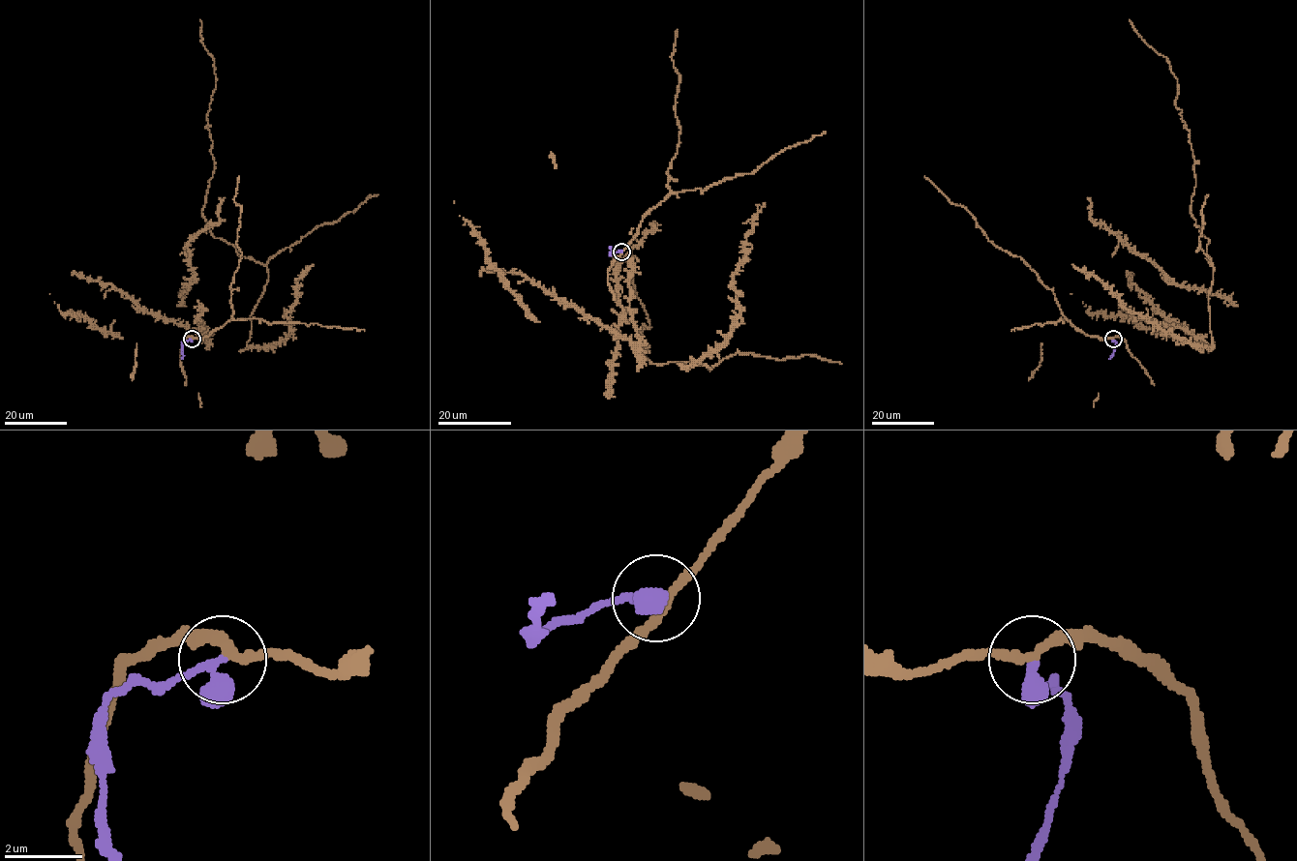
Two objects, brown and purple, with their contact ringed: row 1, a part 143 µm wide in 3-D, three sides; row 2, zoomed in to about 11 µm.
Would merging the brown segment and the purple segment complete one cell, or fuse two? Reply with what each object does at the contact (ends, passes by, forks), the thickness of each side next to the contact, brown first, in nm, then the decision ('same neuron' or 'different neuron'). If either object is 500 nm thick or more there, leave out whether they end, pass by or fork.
brown passes by; purple passes by; 240 nm thick on the brown side, 280 nm on the other; different neuron

